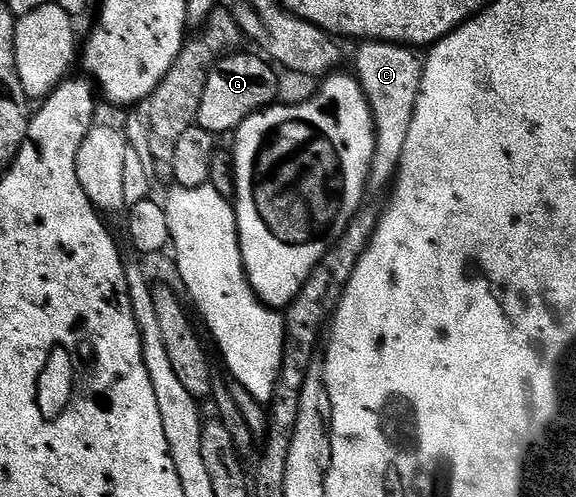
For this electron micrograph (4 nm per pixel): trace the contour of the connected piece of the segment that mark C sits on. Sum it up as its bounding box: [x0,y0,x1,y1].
[355,39,425,189]

